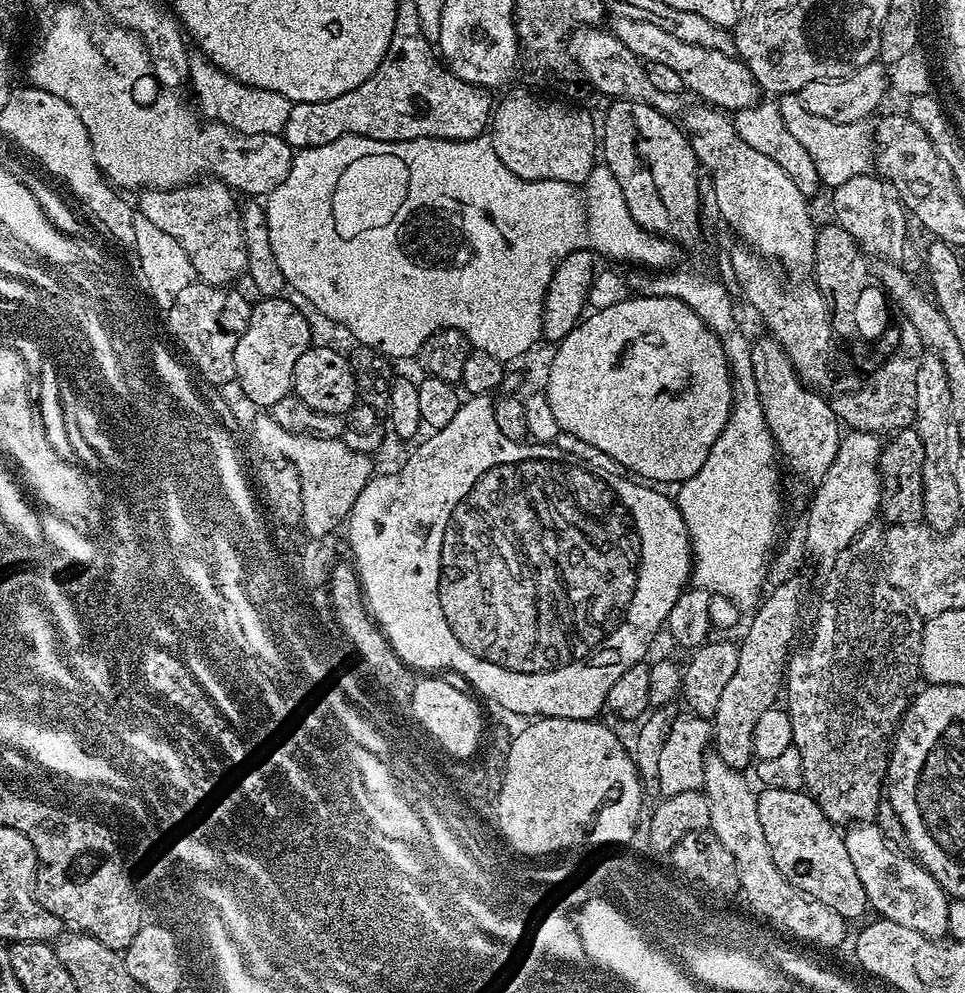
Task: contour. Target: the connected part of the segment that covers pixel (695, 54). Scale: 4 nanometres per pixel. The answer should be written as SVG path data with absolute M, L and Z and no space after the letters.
M621 16L615 17L611 22L613 24L610 24L610 30L618 38L618 42L622 42L622 46L634 50L639 60L648 64L662 62L662 66L675 70L682 78L685 89L701 96L705 105L734 114L738 110L761 103L760 84L743 60L736 56L722 54L722 50L706 50L706 46L693 46L691 42L681 42L679 38L674 38L674 34L653 26L651 22L634 22L634 18Z

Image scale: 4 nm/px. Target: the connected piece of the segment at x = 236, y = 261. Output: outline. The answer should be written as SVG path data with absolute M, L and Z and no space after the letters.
M215 178L205 179L203 182L193 182L191 184L183 184L181 188L149 188L141 191L140 196L140 208L138 204L139 215L150 218L150 222L154 222L154 226L158 226L158 230L162 230L162 234L170 234L170 238L174 242L178 242L183 259L189 260L192 263L192 268L197 272L199 279L205 284L214 284L217 286L232 286L237 282L236 279L241 275L242 277L247 273L248 270L248 255L244 249L244 239L242 238L242 222L240 221L240 210L241 205L238 203L237 197L234 195L232 189L227 188L224 183Z

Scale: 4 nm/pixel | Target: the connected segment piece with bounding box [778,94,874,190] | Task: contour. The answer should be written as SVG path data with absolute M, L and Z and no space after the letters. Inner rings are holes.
M784 94L779 97L778 103L782 110L782 122L790 129L791 136L806 146L806 151L814 161L814 170L818 170L821 185L829 189L842 186L842 182L850 182L850 178L867 176L874 168L874 128L868 120L859 120L849 124L829 122L826 118L818 118L810 114L806 106L802 106L799 95Z

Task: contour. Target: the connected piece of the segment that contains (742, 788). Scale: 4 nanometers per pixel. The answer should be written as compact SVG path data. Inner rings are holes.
M715 754L705 755L702 791L710 802L710 825L736 856L743 877L741 888L747 889L752 905L764 915L772 916L773 920L784 924L797 935L819 940L832 947L836 941L841 942L846 937L844 916L838 914L838 910L830 910L826 902L818 902L818 898L798 890L798 886L794 886L782 874L776 875L775 867L771 864L770 842L766 842L762 822L758 822L757 793L752 792L744 775L743 771L726 766L726 762Z

